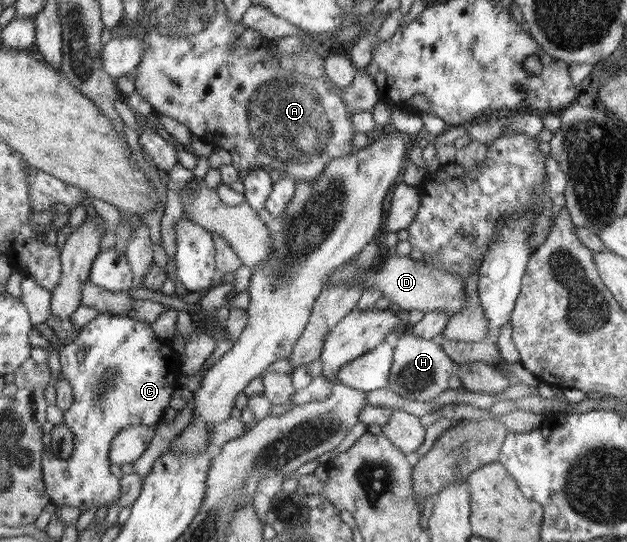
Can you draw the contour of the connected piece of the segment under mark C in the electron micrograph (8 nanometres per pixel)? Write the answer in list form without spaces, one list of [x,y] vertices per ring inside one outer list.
[[[98,314],[94,319],[91,319],[85,326],[79,329],[79,334],[77,338],[70,344],[64,345],[64,347],[59,352],[59,358],[61,363],[61,371],[66,378],[66,381],[71,385],[74,401],[72,405],[67,409],[63,410],[64,413],[64,422],[63,424],[66,427],[70,428],[70,431],[74,433],[73,435],[73,444],[74,449],[70,454],[68,459],[58,459],[52,453],[51,447],[45,447],[45,451],[42,454],[42,474],[44,486],[46,486],[46,494],[50,496],[50,502],[52,505],[58,506],[59,508],[64,507],[78,507],[78,509],[86,512],[90,508],[100,506],[108,506],[108,509],[111,509],[112,506],[116,505],[120,496],[120,484],[119,479],[117,479],[110,472],[110,461],[109,461],[109,447],[114,439],[114,436],[117,435],[121,429],[124,429],[128,426],[143,425],[143,426],[157,426],[161,421],[163,421],[163,415],[165,409],[169,406],[172,393],[178,387],[178,377],[181,372],[181,357],[173,350],[170,342],[159,340],[154,336],[154,330],[152,326],[146,322],[139,322],[134,320],[134,318],[118,315],[108,315],[108,314]]]

